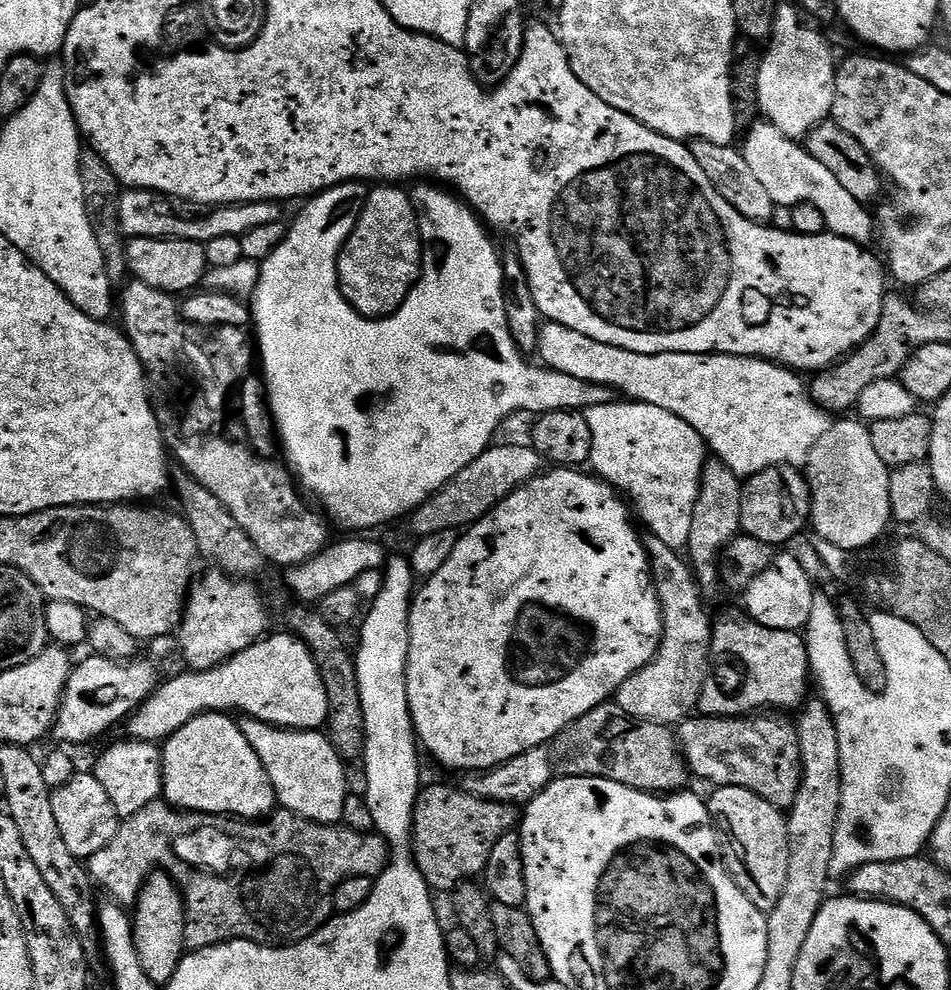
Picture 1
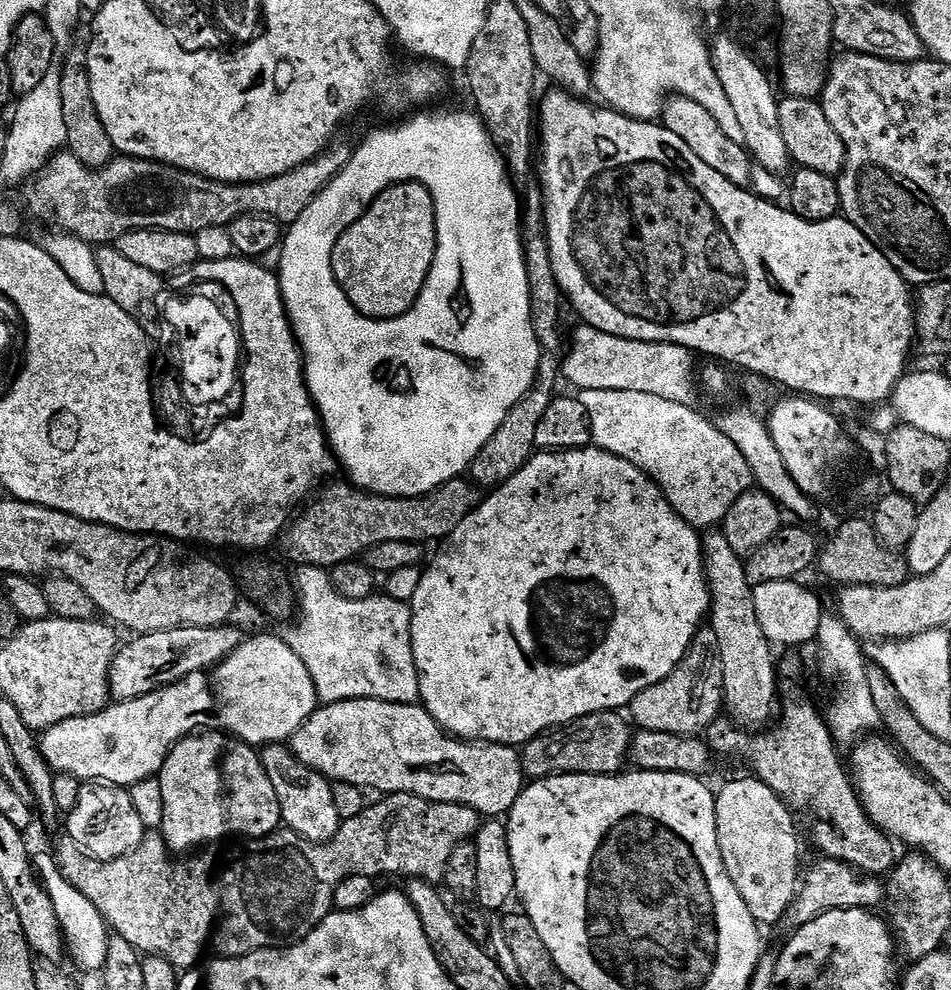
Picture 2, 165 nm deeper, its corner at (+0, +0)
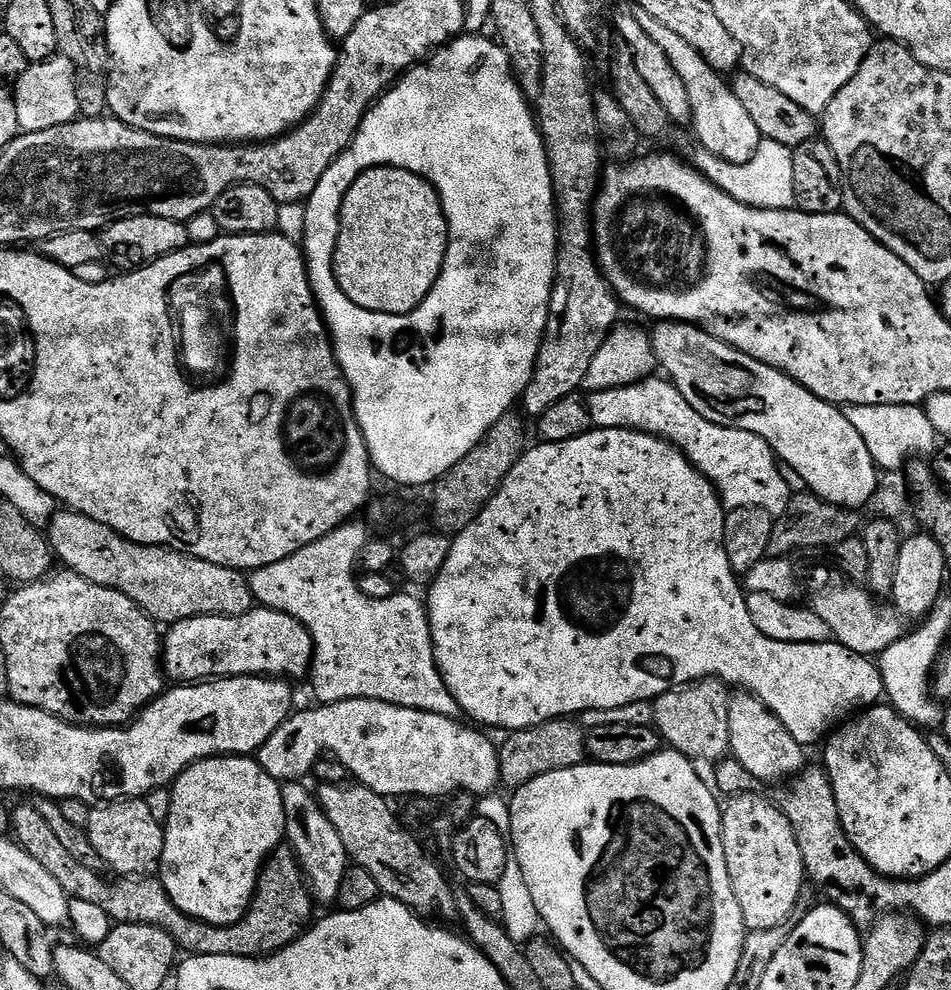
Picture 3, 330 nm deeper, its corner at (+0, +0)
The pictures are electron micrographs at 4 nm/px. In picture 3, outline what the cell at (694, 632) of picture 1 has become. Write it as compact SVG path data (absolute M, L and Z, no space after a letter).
M709 678L681 684L656 697L652 704L654 727L671 751L680 752L693 762L719 762L730 752L729 699L729 689L722 680Z

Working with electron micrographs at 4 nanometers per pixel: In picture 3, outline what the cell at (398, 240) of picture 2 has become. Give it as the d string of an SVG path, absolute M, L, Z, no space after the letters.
M371 168L356 179L354 186L350 186L350 190L342 202L340 233L336 236L336 248L332 252L332 273L342 290L342 294L346 294L346 298L350 298L350 302L354 302L354 306L365 308L371 312L401 316L407 312L412 312L428 297L444 265L444 255L447 249L448 219L444 217L444 208L440 205L440 196L432 183L410 170L402 170L401 168Z

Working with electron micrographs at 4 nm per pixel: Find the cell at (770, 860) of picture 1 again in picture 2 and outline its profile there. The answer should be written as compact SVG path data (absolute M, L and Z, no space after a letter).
M747 779L732 780L721 792L715 793L718 846L722 850L722 862L726 866L726 874L730 882L734 882L738 894L742 894L742 902L746 902L746 910L754 914L757 924L776 926L792 905L798 881L802 876L799 866L800 840L796 837L796 824L792 821L794 813L781 796L774 794L774 790L770 790L770 786L766 786L761 780Z

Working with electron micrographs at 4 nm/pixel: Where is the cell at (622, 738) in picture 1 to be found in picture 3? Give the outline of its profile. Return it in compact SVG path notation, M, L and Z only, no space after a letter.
M568 718L547 720L545 724L533 728L507 733L503 737L504 745L501 743L498 748L500 784L509 790L515 790L542 774L550 774L554 770L566 770L570 766L585 763L584 734L585 729Z

